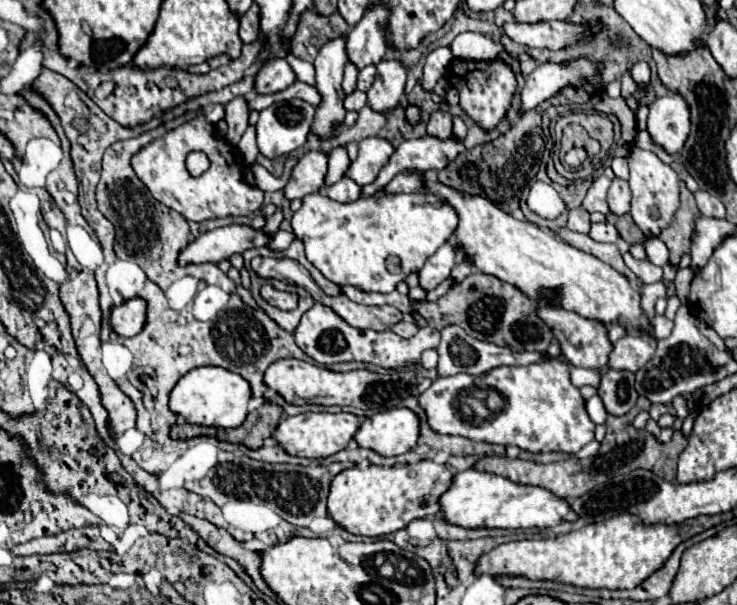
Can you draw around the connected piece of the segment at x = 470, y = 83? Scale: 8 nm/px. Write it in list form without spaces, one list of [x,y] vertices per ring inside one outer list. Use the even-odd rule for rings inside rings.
[[[452,60],[452,64],[446,70],[448,84],[458,88],[460,92],[460,106],[470,114],[484,130],[494,128],[510,108],[512,94],[516,90],[516,78],[510,66],[506,66],[500,60],[490,62],[472,62],[472,60]]]

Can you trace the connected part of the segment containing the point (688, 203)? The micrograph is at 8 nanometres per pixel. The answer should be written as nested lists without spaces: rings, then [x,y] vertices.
[[[680,182],[680,208],[674,214],[674,220],[668,228],[660,232],[660,240],[670,250],[670,264],[678,266],[682,254],[690,252],[690,236],[694,232],[694,214],[700,214],[694,202],[692,192],[686,188],[684,182]]]

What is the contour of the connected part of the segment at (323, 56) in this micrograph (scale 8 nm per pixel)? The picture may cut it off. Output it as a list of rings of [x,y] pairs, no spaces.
[[[346,36],[332,38],[326,42],[314,60],[316,68],[316,88],[322,94],[322,104],[316,108],[312,132],[320,138],[332,136],[332,124],[344,120],[344,90],[342,90],[342,72],[348,62],[346,54]]]

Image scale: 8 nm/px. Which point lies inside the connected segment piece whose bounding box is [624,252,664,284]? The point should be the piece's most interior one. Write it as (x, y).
(648, 273)

